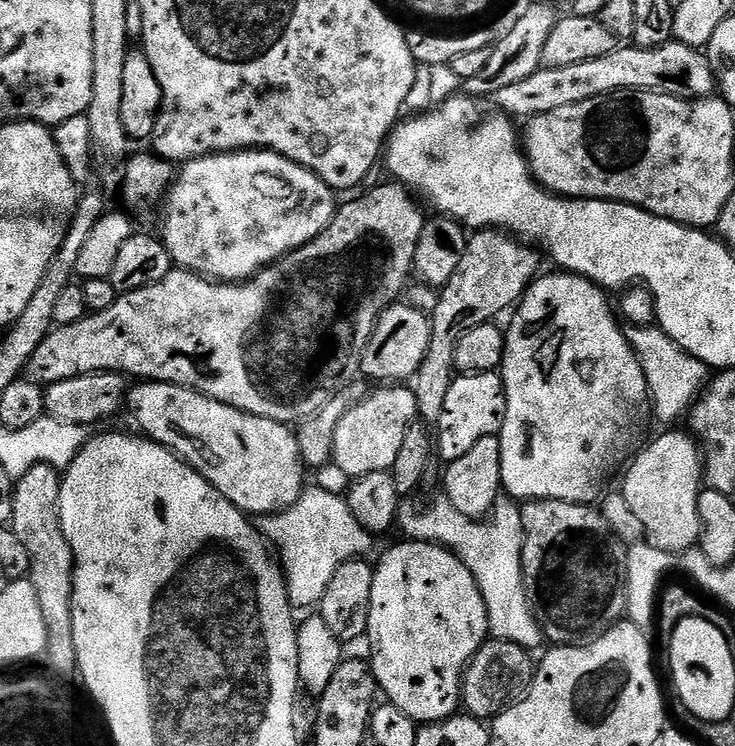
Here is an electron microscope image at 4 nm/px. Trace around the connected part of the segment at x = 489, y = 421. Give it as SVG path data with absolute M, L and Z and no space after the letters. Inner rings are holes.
M499 371L457 375L446 394L440 423L434 428L434 448L439 459L441 456L444 462L457 460L482 438L499 436L507 409L504 378Z

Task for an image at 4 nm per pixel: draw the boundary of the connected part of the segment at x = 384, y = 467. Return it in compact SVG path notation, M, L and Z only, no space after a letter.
M380 386L373 396L364 401L353 403L352 408L338 422L338 430L334 430L334 450L332 464L340 467L348 475L355 478L362 474L387 472L394 466L394 458L398 458L398 450L406 438L406 430L417 423L416 399L408 386Z

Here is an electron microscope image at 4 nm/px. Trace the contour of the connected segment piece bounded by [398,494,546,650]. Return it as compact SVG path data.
M437 494L429 504L420 504L417 508L410 509L408 513L405 511L399 517L398 528L405 532L408 540L420 540L424 544L439 544L440 547L447 548L461 560L466 566L466 570L470 570L486 604L488 631L495 639L514 642L529 650L540 647L543 649L546 644L544 631L540 629L536 615L533 614L532 607L528 604L528 595L524 589L524 579L522 578L522 562L520 561L522 543L518 539L518 508L515 503L507 503L501 503L491 513L490 518L472 520L466 514L462 514L462 510L458 510L458 506L454 506L454 502L450 502L448 496Z

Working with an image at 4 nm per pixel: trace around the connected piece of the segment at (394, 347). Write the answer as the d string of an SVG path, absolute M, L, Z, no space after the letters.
M405 302L390 305L378 318L374 326L374 334L370 334L370 342L366 342L366 350L360 359L360 376L369 376L376 382L408 382L422 366L422 358L426 358L426 350L430 350L430 334L432 321L429 313L419 312Z

